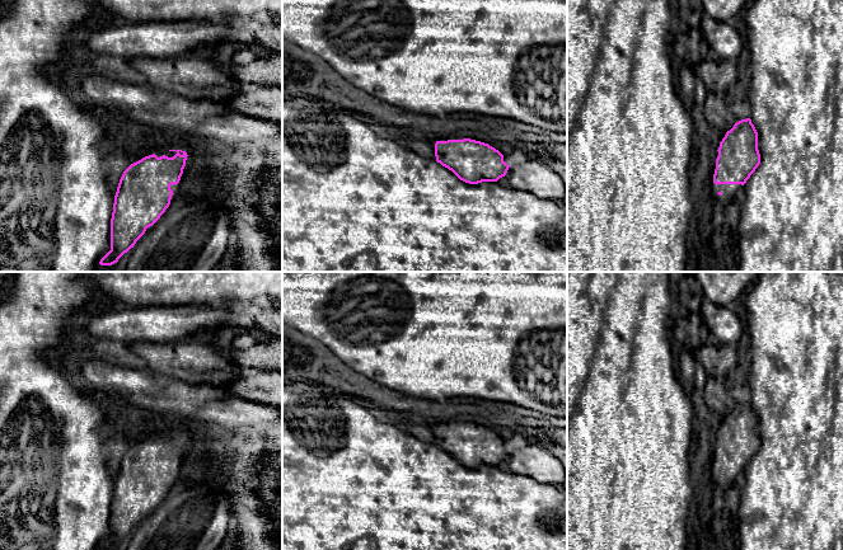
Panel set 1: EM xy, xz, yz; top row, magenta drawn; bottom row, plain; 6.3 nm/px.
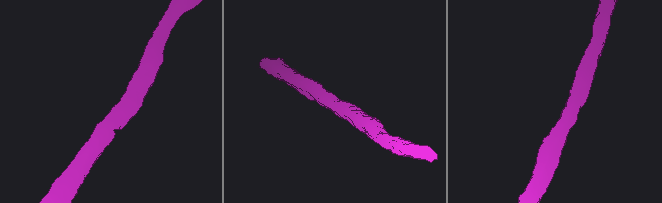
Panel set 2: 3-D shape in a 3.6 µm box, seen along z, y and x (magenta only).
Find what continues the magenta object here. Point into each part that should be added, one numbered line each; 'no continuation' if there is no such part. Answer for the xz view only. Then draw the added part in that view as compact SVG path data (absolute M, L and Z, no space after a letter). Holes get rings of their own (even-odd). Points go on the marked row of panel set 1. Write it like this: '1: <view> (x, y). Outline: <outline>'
no continuation

